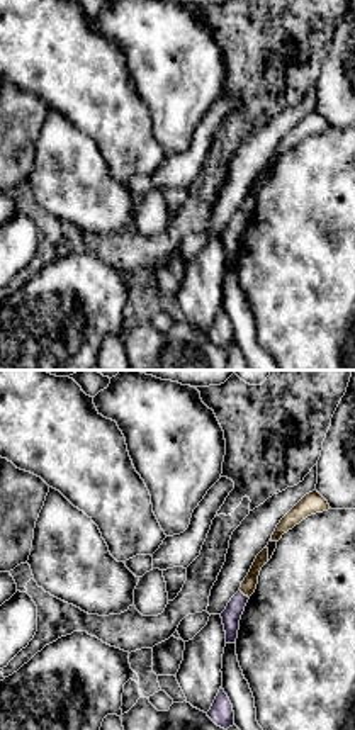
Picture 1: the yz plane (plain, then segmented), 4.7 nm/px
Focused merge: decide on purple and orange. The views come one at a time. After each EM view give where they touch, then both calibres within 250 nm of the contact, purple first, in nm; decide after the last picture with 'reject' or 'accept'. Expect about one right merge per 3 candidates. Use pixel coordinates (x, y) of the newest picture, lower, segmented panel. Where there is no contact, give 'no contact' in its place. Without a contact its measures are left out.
contact (243, 595); calibres 90 and 70 nm

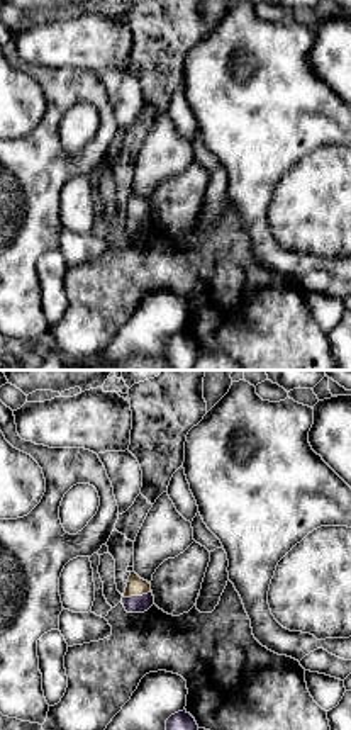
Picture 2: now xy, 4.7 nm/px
contact (138, 596); calibres 80 and 90 nm

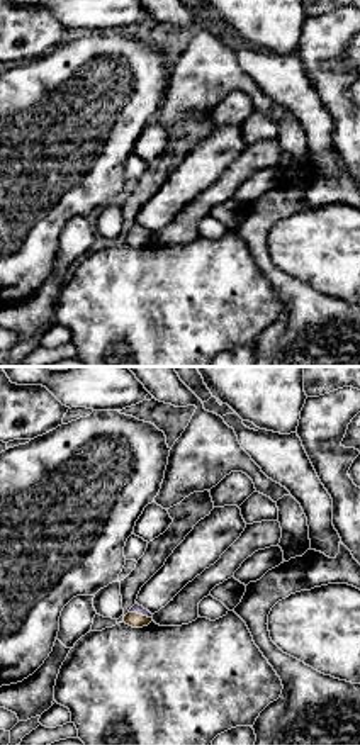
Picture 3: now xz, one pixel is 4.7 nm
contact (141, 613); calibres 50 and 70 nm

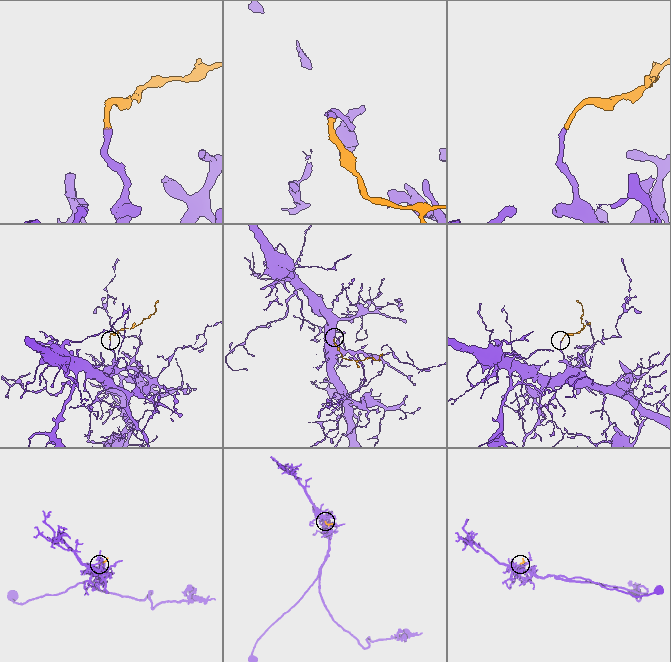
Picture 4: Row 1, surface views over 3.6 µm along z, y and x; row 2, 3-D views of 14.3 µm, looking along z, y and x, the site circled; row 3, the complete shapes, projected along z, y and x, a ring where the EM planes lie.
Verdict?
accept

